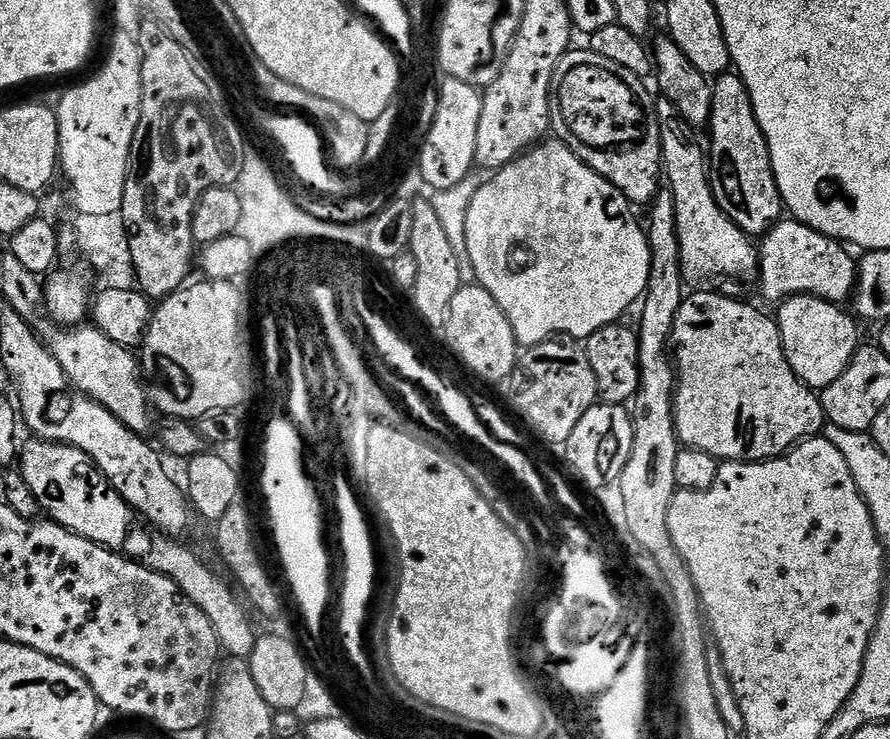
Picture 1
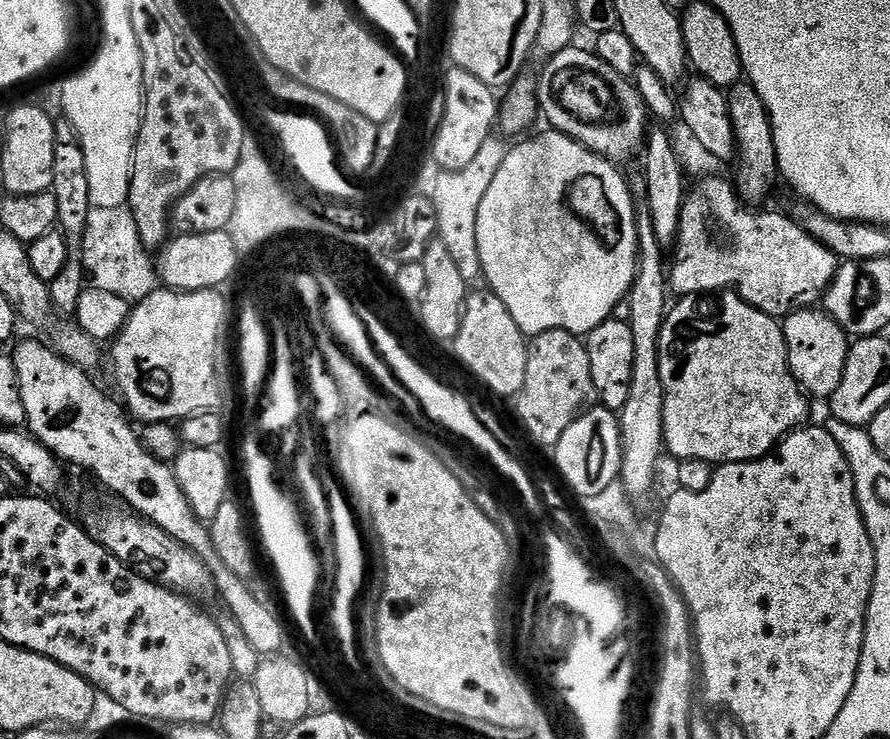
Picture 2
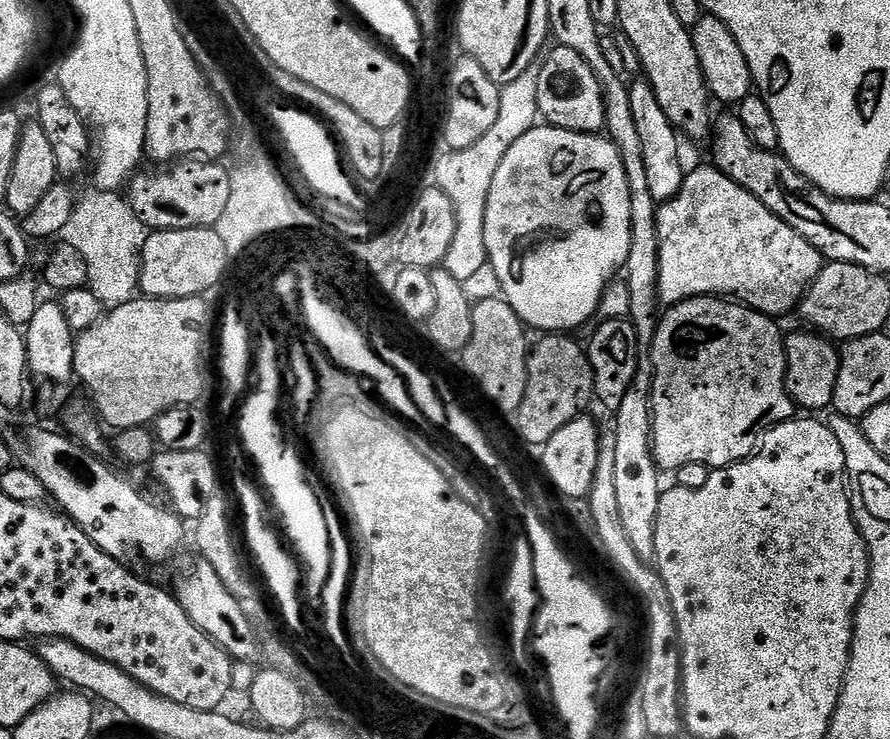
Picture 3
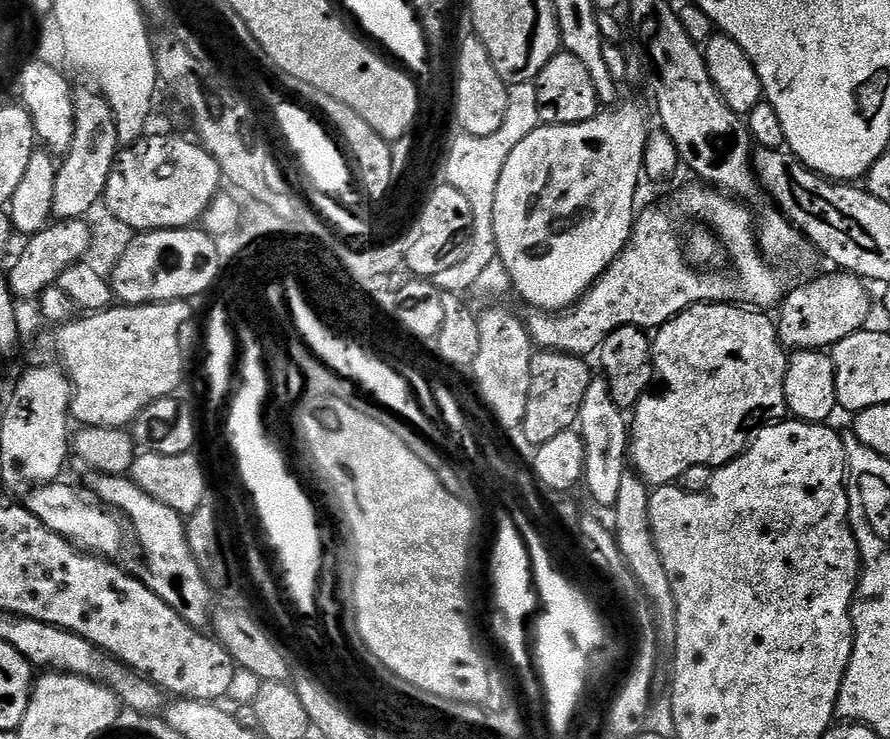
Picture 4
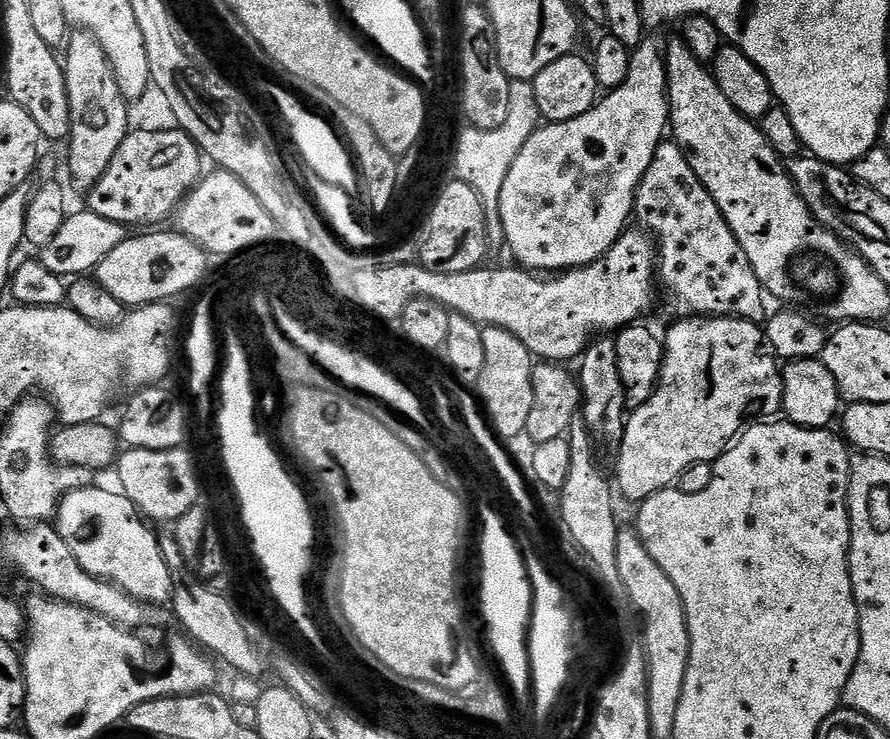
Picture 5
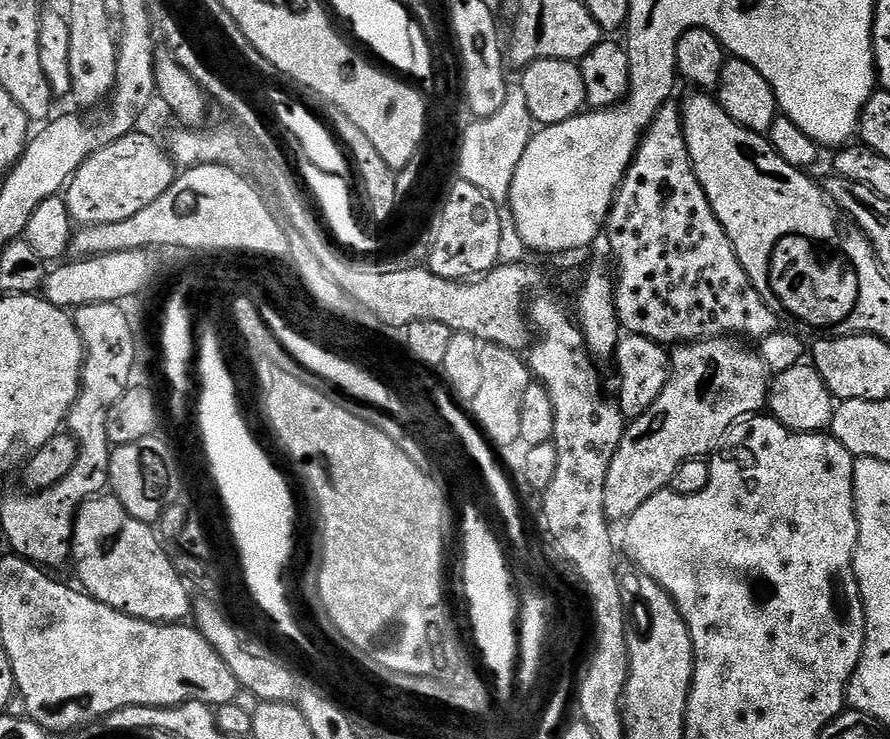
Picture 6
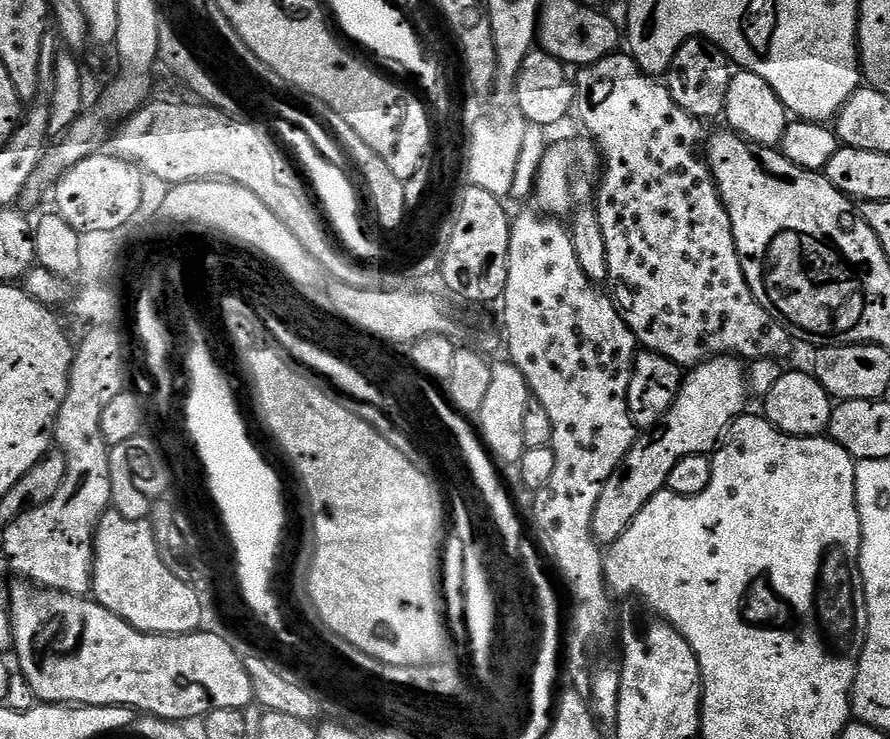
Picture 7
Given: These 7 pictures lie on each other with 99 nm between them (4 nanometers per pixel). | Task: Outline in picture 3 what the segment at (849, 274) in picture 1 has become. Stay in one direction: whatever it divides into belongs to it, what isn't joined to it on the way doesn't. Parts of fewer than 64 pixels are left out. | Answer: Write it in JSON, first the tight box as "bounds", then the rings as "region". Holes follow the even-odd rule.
{"bounds":[656,166,826,318],"region":[[[701,166],[685,175],[678,195],[657,207],[656,225],[659,303],[664,306],[675,306],[684,300],[693,300],[695,296],[715,296],[731,298],[756,312],[781,318],[804,299],[826,263],[821,252],[802,238],[798,230],[766,210],[750,190],[738,186],[738,182],[726,178],[726,174],[714,166]]]}

